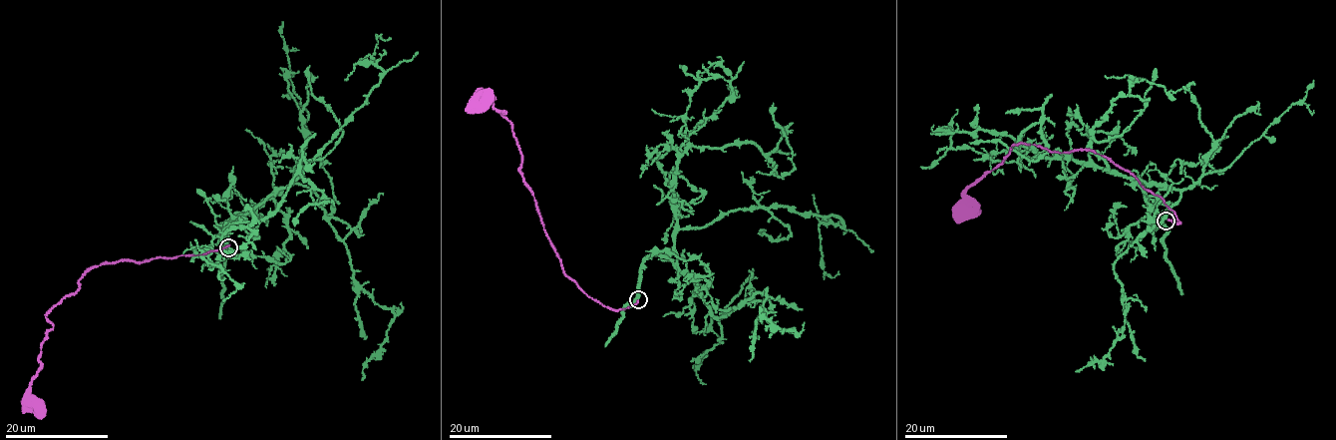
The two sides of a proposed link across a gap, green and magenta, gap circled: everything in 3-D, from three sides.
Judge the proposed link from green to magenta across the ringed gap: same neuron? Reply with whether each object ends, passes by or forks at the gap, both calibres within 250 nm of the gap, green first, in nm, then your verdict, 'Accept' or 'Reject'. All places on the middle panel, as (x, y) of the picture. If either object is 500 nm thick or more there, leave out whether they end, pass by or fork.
At the ring green passes by. At the ring magenta ends. Thickness 320 nm (green) against 220 nm. Accept

